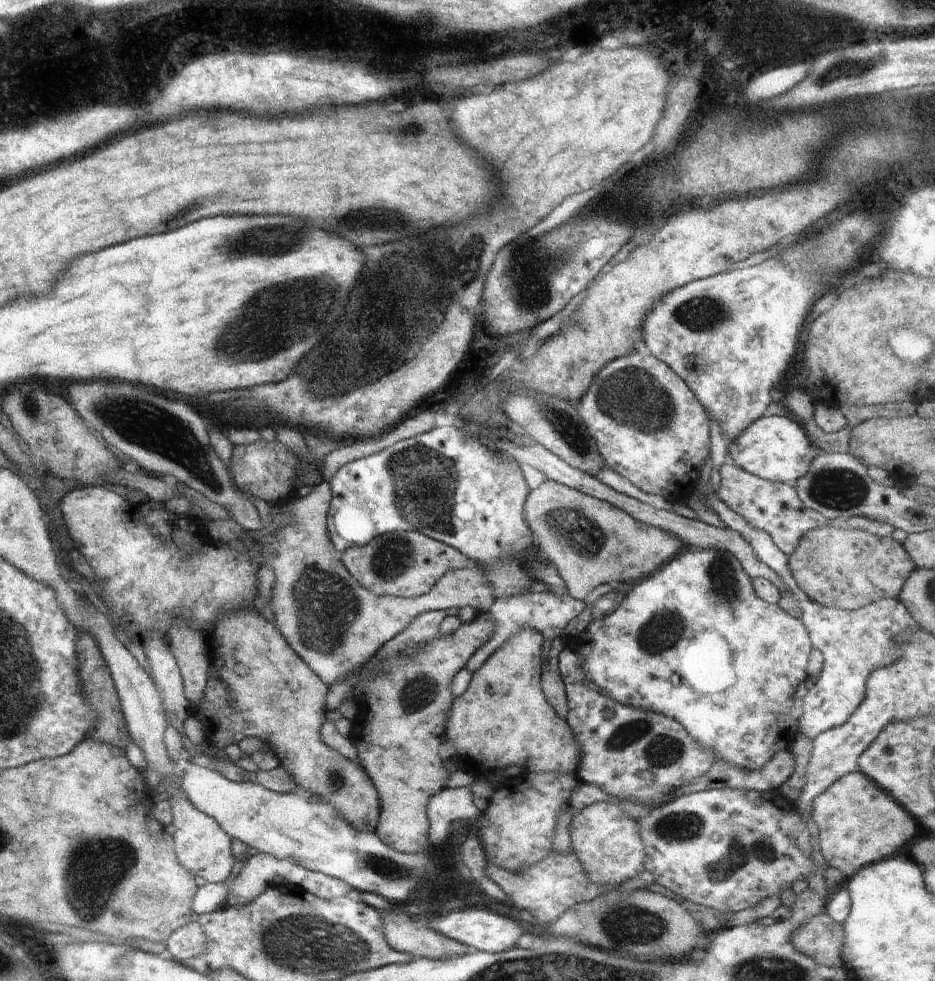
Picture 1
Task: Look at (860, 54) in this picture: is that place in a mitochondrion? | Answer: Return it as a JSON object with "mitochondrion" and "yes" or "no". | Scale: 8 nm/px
{"mitochondrion":"yes"}

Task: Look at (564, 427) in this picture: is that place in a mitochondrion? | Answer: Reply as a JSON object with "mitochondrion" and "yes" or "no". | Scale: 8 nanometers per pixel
{"mitochondrion":"yes"}

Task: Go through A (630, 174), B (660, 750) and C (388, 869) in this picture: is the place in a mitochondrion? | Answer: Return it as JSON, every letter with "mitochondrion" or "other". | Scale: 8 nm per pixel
{"A":"other","B":"mitochondrion","C":"mitochondrion"}

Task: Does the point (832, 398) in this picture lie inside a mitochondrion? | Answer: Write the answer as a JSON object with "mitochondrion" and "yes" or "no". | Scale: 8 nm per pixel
{"mitochondrion":"no"}

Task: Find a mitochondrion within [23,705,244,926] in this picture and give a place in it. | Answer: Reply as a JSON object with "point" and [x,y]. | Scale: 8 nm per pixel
{"point":[86,882]}

